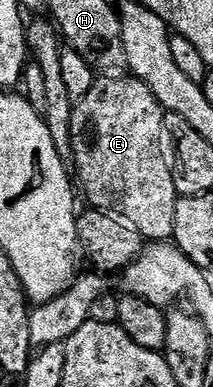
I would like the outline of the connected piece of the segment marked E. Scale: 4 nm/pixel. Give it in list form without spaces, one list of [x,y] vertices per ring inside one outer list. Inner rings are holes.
[[[100,76],[90,92],[73,105],[70,116],[70,158],[76,161],[74,174],[88,197],[87,205],[115,214],[156,244],[172,238],[178,197],[174,188],[176,153],[164,123],[165,113],[154,92],[137,78]]]

